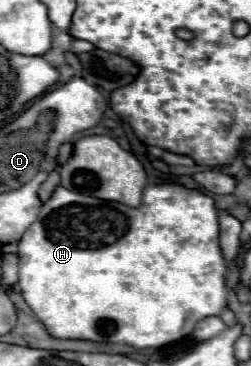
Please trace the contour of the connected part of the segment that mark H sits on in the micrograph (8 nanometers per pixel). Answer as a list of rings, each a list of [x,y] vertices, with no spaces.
[[[175,182],[165,184],[151,184],[145,188],[143,202],[137,208],[125,206],[121,202],[105,202],[81,192],[65,190],[63,186],[57,186],[53,196],[43,202],[39,218],[29,226],[29,230],[19,240],[19,288],[33,310],[33,314],[45,324],[51,336],[55,338],[73,338],[73,340],[95,340],[95,342],[113,342],[113,344],[127,344],[133,348],[161,348],[171,342],[177,342],[185,336],[189,336],[195,328],[195,324],[207,316],[219,316],[223,308],[227,306],[227,260],[223,258],[221,246],[219,246],[219,210],[215,208],[213,196],[205,194],[203,190],[195,188],[189,190]]]

